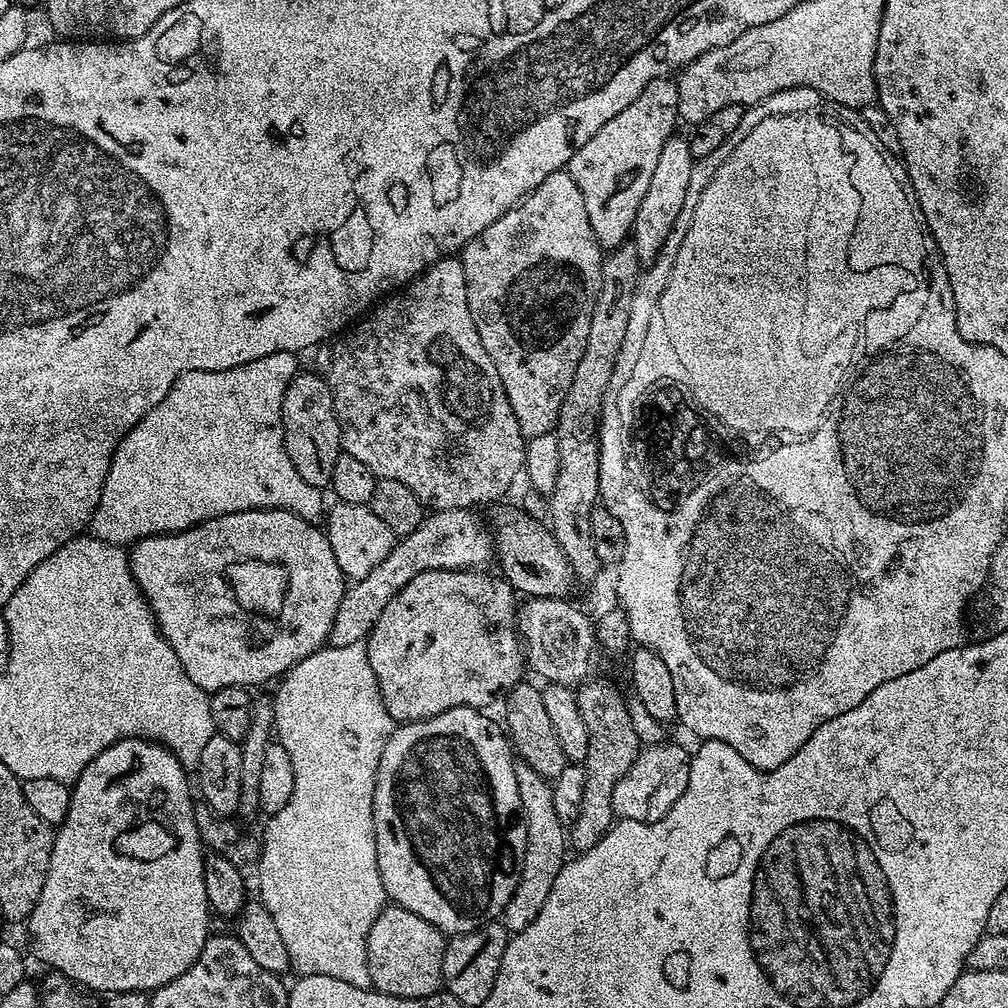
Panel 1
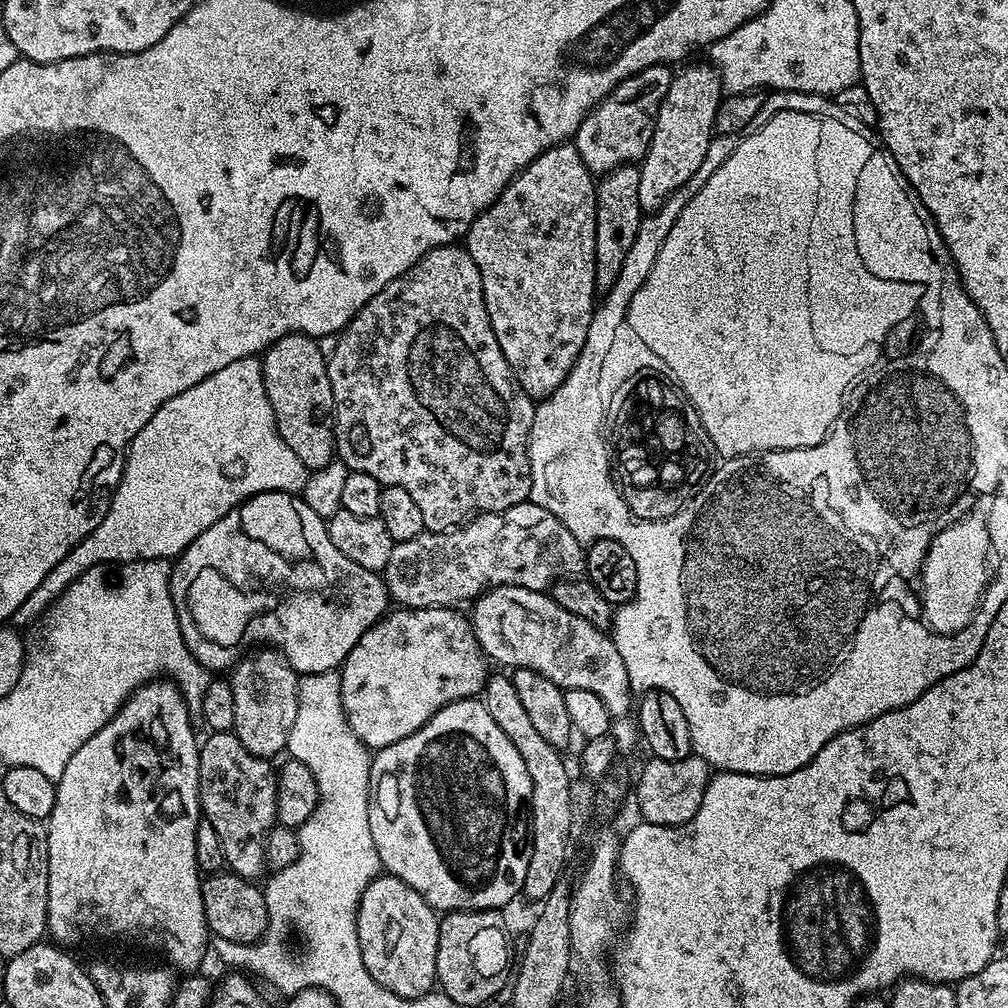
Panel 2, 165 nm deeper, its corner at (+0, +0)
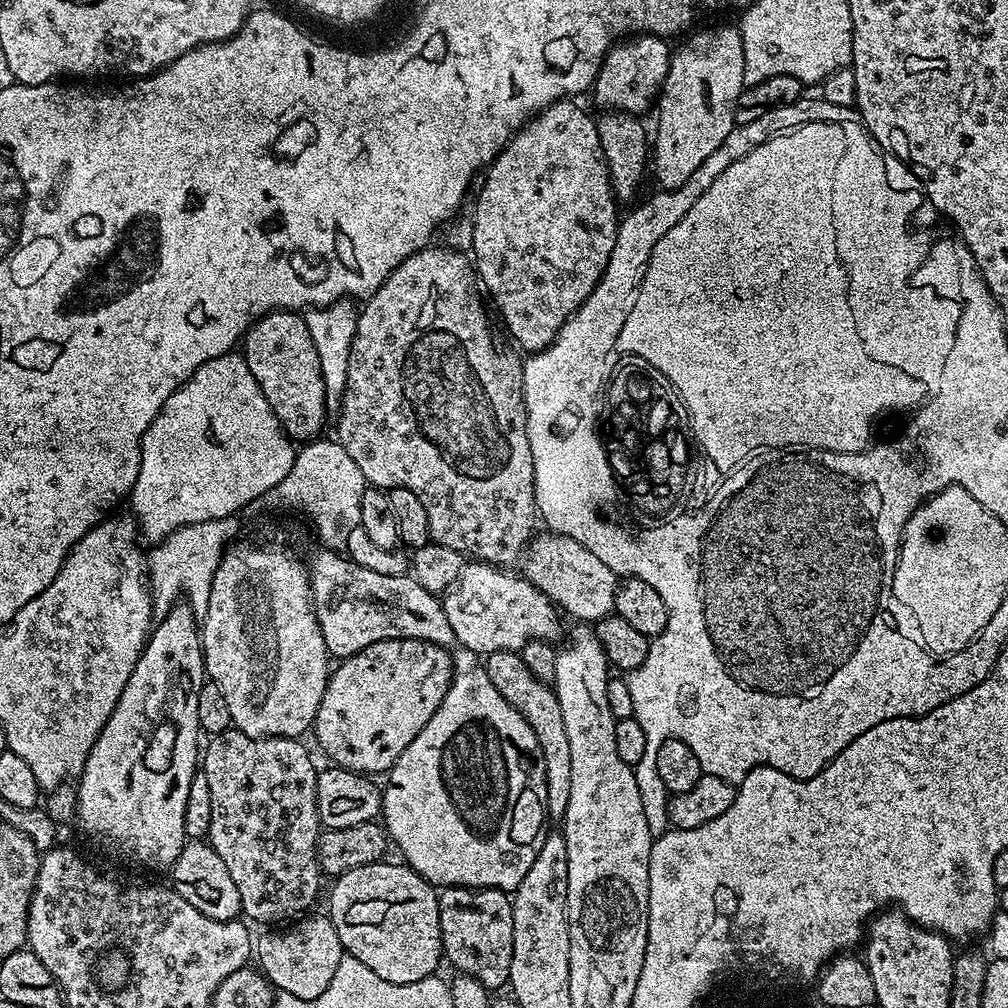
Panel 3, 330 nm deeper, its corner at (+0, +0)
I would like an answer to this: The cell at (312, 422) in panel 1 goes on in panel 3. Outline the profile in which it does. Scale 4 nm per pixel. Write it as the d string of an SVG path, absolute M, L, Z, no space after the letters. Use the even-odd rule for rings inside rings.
M296 310L268 312L249 328L242 341L242 355L254 382L262 386L270 410L278 418L289 438L296 442L317 439L324 428L324 419L330 415L326 402L326 386L322 382L322 365L318 363L318 350L306 330L303 315Z

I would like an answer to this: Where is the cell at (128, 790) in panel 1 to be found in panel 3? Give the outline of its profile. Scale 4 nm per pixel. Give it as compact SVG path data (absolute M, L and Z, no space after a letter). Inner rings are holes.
M187 602L173 604L172 609L159 619L148 637L144 652L134 666L134 674L130 674L130 682L126 682L126 690L122 690L122 698L118 698L118 706L114 706L106 726L94 742L94 746L84 763L84 769L79 774L78 783L75 785L76 820L78 824L81 824L90 835L101 836L102 839L109 840L114 847L121 848L134 863L141 864L144 868L171 869L172 863L178 858L178 854L186 843L184 835L186 794L190 794L190 782L198 775L198 757L202 752L202 733L198 722L198 694L206 682L206 673L204 671L204 649L200 647L200 633L197 613L192 611L192 605Z

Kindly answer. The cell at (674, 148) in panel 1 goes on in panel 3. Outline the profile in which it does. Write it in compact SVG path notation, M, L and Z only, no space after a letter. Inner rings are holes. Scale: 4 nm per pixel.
M739 27L695 32L680 49L672 52L670 70L658 97L660 117L656 120L656 132L654 128L650 172L656 175L661 189L682 186L682 182L702 166L702 161L722 146L722 140L736 124L736 99L746 87Z

